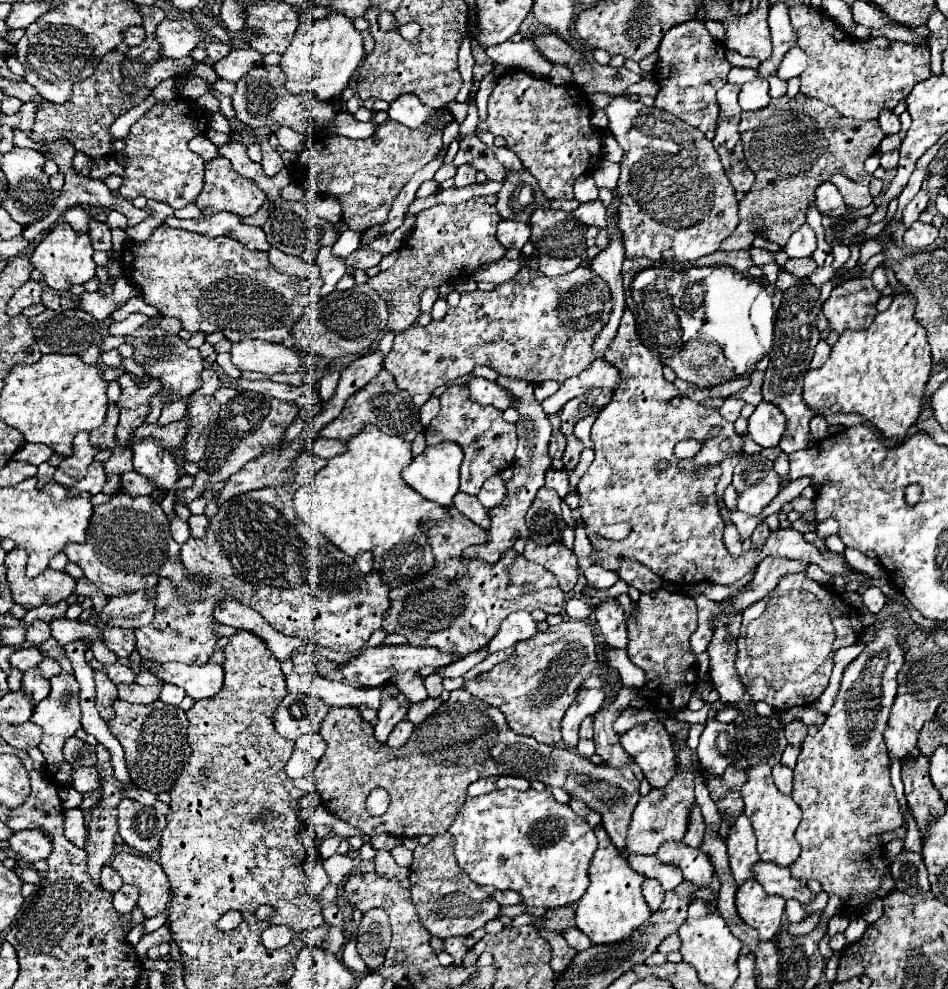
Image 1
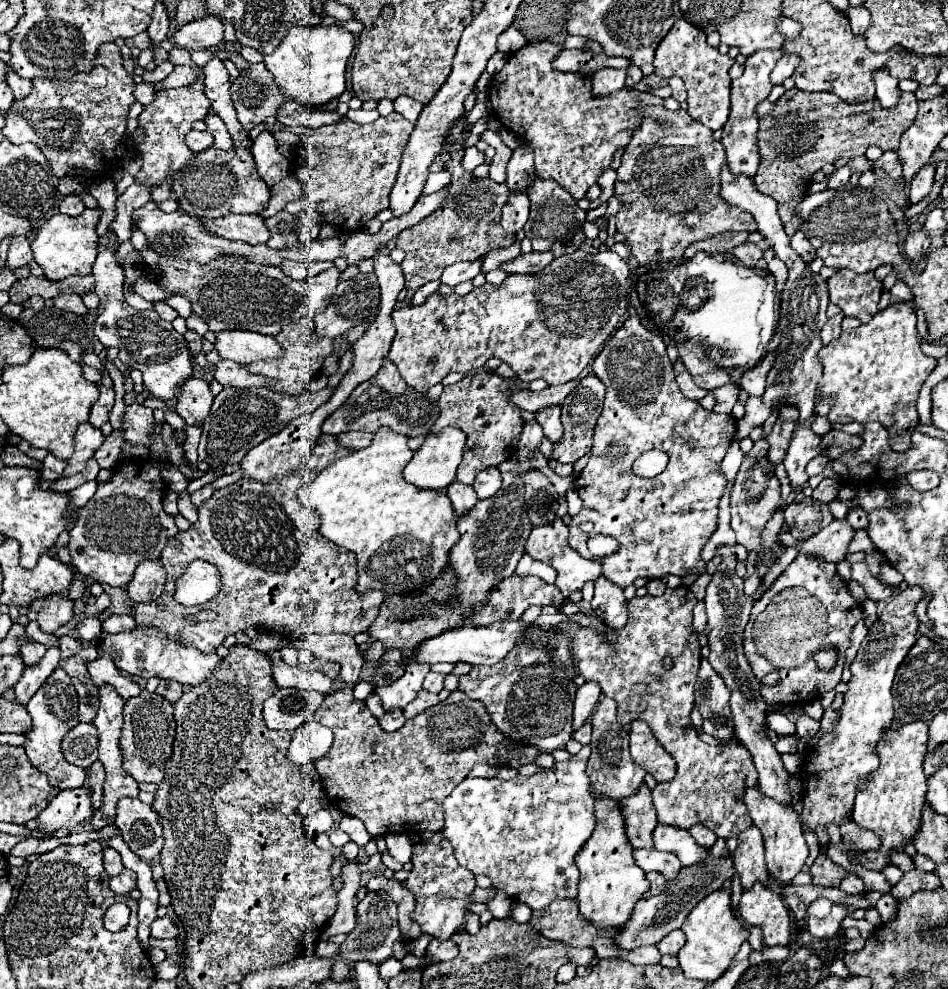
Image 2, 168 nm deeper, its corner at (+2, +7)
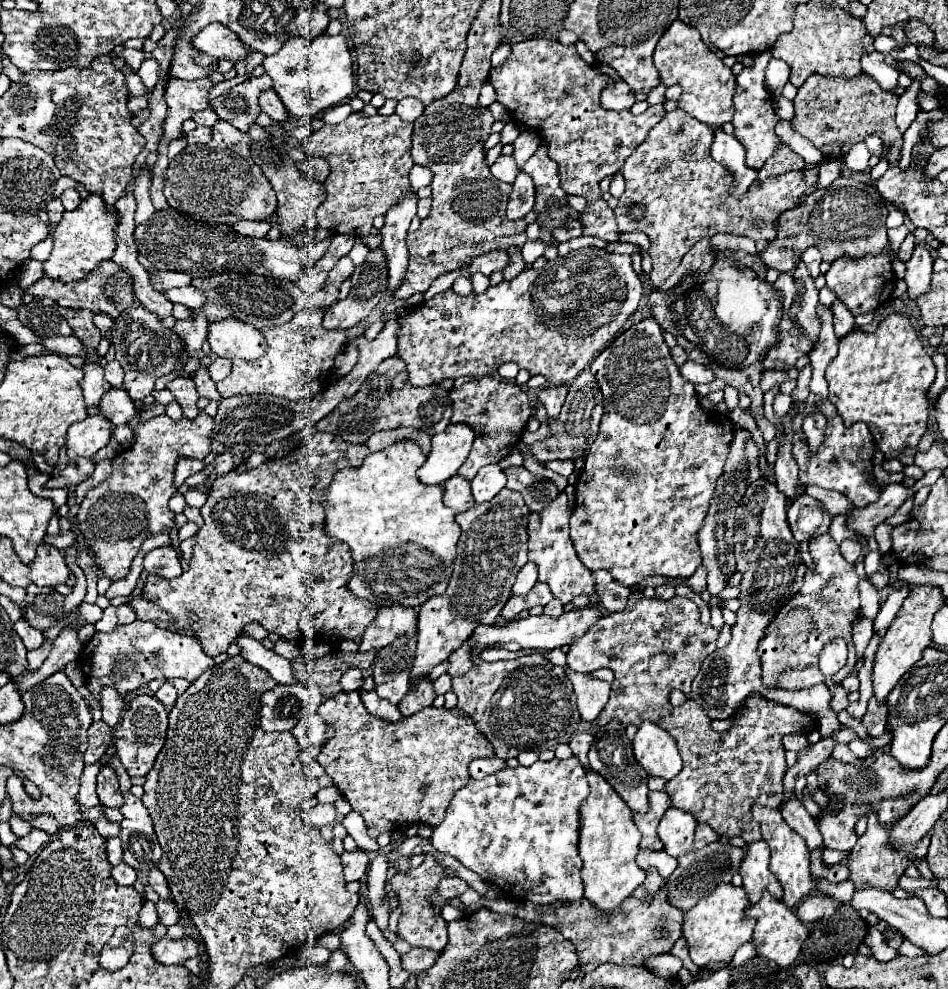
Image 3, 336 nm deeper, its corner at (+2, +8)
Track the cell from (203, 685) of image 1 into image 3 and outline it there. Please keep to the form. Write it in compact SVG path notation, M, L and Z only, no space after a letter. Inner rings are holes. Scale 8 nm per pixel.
M136 619L130 625L118 625L112 633L96 631L84 645L78 663L86 675L88 691L100 703L100 691L104 687L114 687L122 697L126 697L158 677L182 677L186 681L194 681L214 665L214 659L202 651L202 645L196 639L160 629L150 621Z

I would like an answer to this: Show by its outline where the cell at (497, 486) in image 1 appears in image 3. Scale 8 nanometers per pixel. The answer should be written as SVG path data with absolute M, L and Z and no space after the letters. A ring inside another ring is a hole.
M486 465L478 475L472 479L472 495L476 503L486 503L498 495L500 489L506 485L506 475L500 465Z

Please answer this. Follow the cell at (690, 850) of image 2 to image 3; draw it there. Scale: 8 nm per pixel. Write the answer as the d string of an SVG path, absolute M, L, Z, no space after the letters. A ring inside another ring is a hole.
M670 807L658 825L658 835L664 841L666 853L672 857L678 857L690 851L696 825L698 821L694 815L686 811L678 811L678 807Z

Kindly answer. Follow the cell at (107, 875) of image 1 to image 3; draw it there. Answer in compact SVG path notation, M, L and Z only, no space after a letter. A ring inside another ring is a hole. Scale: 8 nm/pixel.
M110 837L106 841L106 853L108 853L108 861L112 863L112 867L122 863L122 845L120 845L118 837Z

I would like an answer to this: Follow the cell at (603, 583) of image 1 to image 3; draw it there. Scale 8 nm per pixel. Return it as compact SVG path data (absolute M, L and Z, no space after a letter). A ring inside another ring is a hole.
M564 491L558 493L552 505L544 507L540 513L530 513L528 517L528 559L538 567L538 581L546 583L554 597L558 597L564 605L572 601L572 597L578 595L594 595L594 575L590 569L582 565L578 559L572 539L570 539L570 527L568 527L568 497Z

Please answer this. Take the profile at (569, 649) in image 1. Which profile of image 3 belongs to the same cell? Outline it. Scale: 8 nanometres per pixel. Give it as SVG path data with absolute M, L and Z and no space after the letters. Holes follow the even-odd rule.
M478 653L472 654L472 669L466 675L452 677L452 691L458 695L458 709L474 719L478 731L490 739L496 757L508 759L516 757L520 751L536 751L542 753L546 749L556 749L560 743L568 743L572 735L578 731L580 715L576 709L576 699L572 691L572 683L566 679L562 667L552 665L542 655L524 655L510 661L486 663Z

